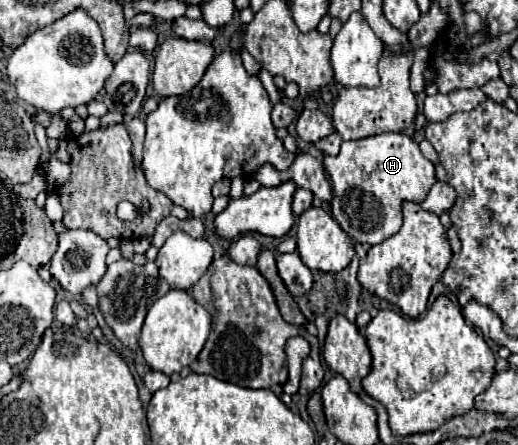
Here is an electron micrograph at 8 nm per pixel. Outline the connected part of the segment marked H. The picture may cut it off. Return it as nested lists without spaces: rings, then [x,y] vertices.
[[[404,133],[344,141],[336,157],[324,157],[324,167],[332,181],[330,209],[334,221],[352,241],[368,245],[378,245],[392,237],[402,227],[402,203],[422,203],[436,181],[432,161]]]

